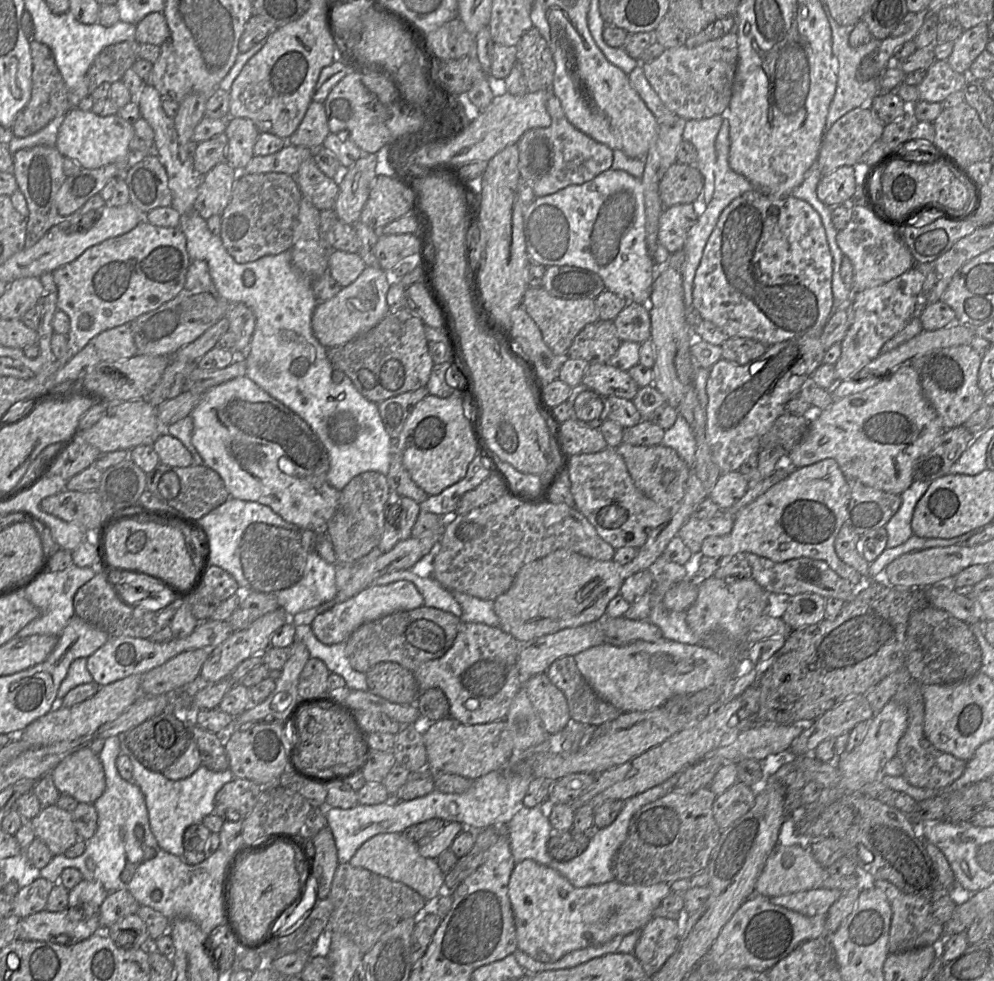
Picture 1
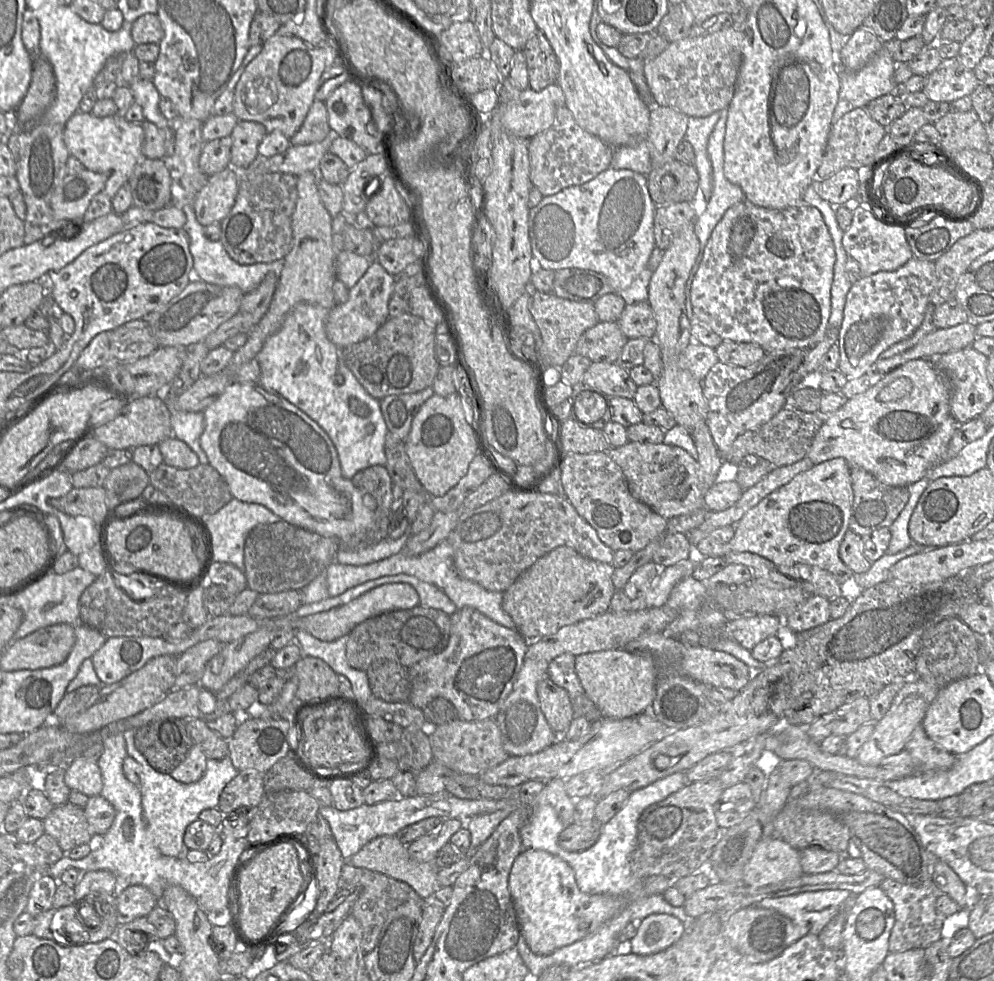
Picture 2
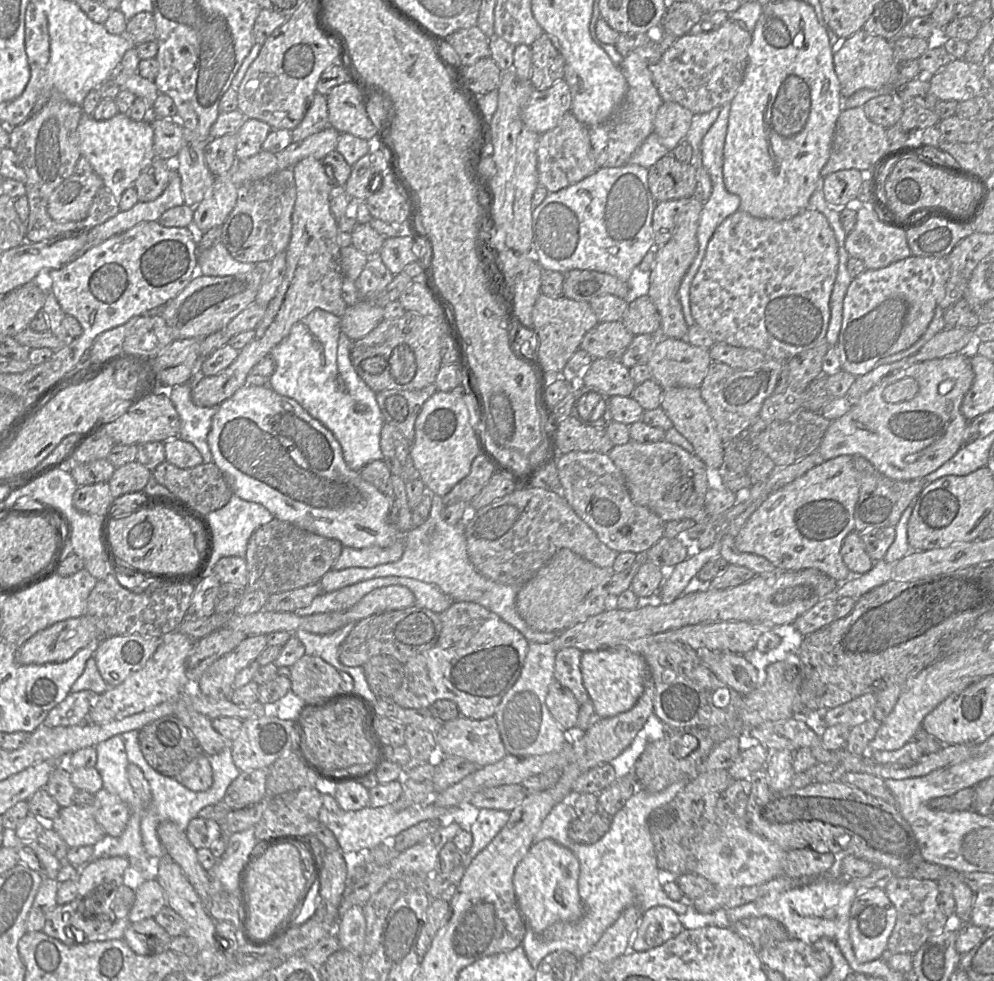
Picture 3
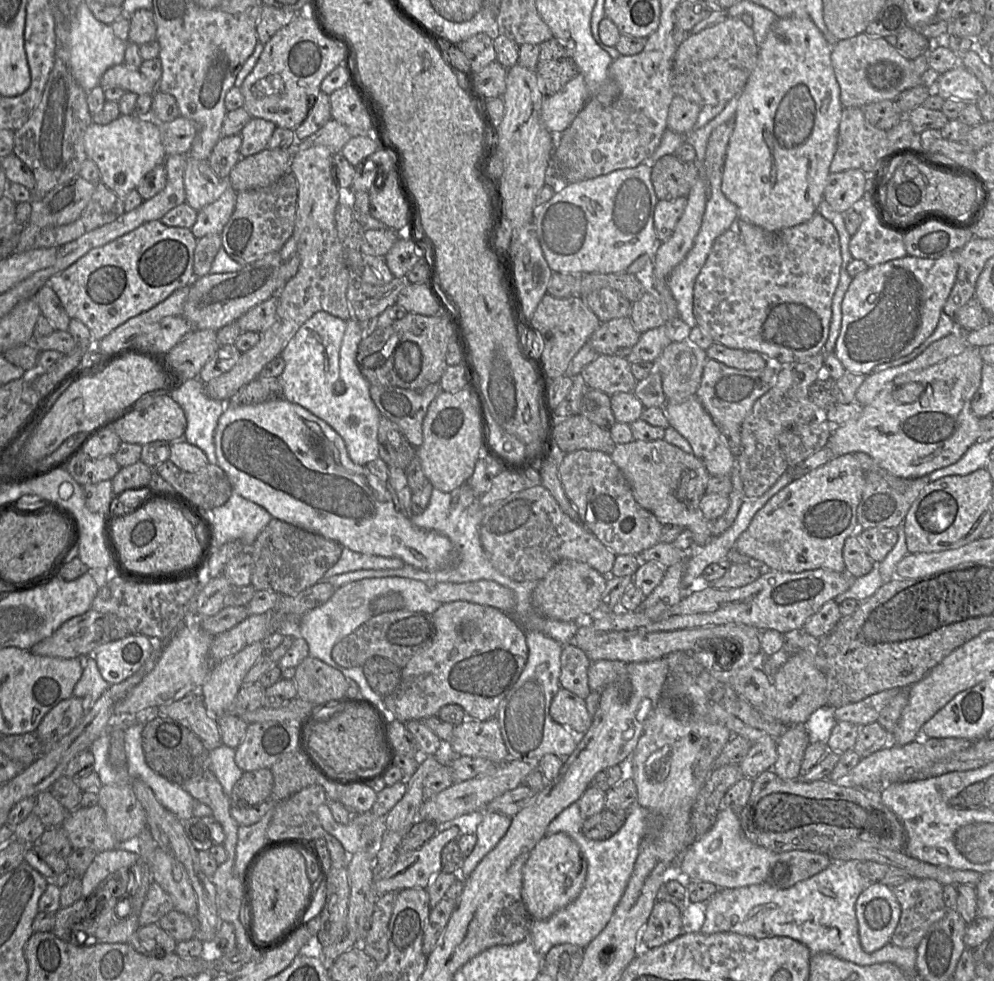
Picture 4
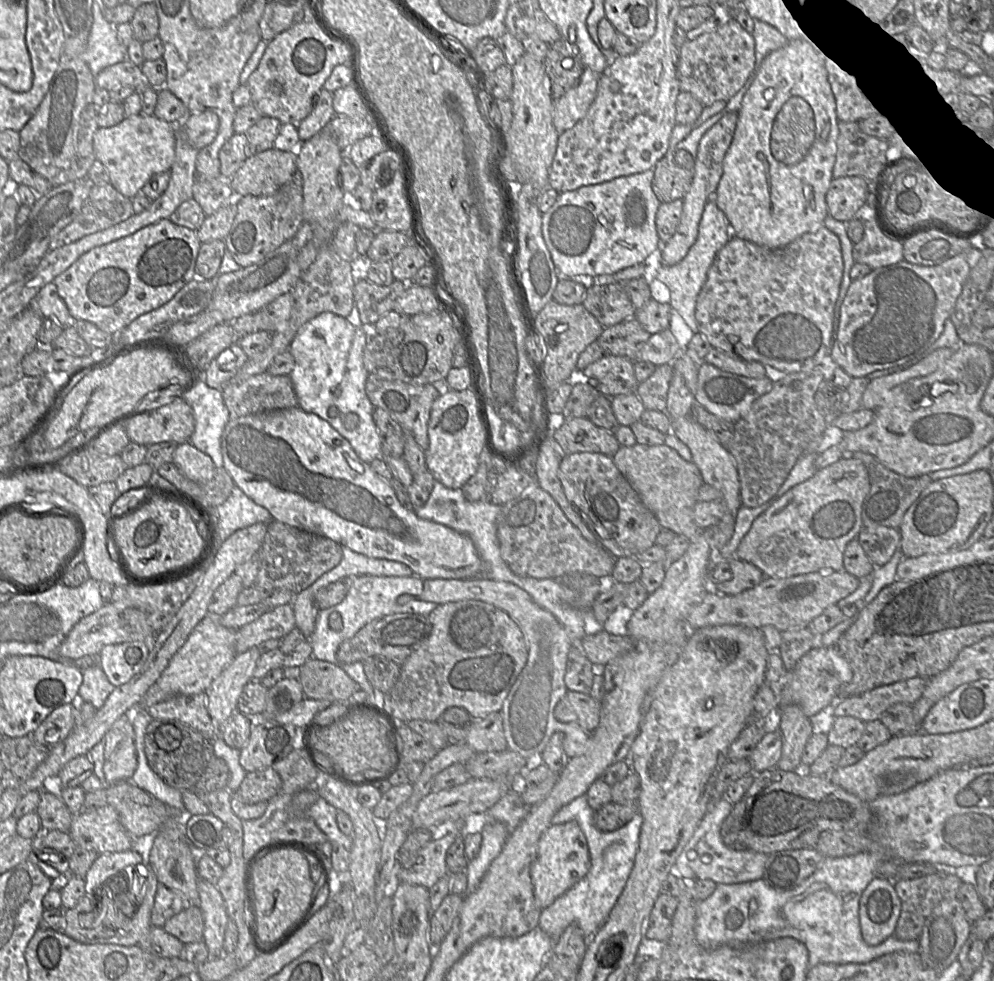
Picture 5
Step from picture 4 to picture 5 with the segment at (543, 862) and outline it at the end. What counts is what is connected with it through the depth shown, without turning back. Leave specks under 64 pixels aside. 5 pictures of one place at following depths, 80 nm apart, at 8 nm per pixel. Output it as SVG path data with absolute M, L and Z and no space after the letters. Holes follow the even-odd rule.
M575 821L551 824L540 836L530 874L538 906L544 909L579 882L590 868L586 837Z

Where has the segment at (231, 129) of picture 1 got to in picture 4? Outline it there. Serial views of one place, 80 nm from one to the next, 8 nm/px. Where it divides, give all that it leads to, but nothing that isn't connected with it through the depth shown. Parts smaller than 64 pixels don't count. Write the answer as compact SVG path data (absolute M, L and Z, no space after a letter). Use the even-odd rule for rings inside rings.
M251 118L240 132L241 158L249 157L268 148L269 140L277 126L262 118Z

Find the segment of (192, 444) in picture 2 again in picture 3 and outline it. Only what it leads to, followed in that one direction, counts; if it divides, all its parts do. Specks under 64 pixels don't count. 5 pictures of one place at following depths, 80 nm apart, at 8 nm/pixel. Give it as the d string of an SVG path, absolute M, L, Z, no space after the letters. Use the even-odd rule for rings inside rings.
M193 382L173 386L170 399L180 418L178 437L192 443L201 453L203 463L213 462L207 443L207 435L211 429L212 419L217 407L201 407L193 403L191 398Z

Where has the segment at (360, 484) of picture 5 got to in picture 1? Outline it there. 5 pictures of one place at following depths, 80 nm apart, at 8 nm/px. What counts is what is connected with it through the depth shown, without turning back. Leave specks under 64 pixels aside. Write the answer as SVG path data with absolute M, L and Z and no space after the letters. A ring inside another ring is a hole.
M241 376L207 390L190 416L193 446L204 465L220 475L232 498L261 503L300 529L326 533L329 521L338 510L341 491L331 486L327 479L328 450L298 414L248 377Z

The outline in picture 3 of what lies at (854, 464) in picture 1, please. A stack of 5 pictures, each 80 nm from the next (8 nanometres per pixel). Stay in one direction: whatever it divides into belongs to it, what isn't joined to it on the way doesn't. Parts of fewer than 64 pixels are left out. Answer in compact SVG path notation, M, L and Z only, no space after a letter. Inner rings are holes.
M962 352L914 364L885 378L859 399L853 400L851 409L845 415L830 422L818 448L821 457L826 461L841 455L860 455L888 478L900 481L925 479L950 460L964 445L963 434L968 420L960 409L963 398L974 380L970 353L972 352ZM905 378L916 380L919 385L917 394L911 400L900 403L886 402L883 399L886 387Z

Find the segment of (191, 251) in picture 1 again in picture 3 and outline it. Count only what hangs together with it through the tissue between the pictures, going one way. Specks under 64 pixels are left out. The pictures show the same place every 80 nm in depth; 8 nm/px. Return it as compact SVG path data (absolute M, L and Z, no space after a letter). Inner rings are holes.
M223 243L198 251L197 273L205 276L230 276L250 272L256 264L234 259ZM315 309L296 322L288 336L270 352L275 371L268 386L278 394L297 401L313 418L327 427L340 443L346 465L359 472L365 465L383 459L380 437L386 422L378 406L376 393L360 378L351 363L350 351L354 341L341 333L340 322L341 317L322 309ZM338 374L345 382L344 390L338 386Z

